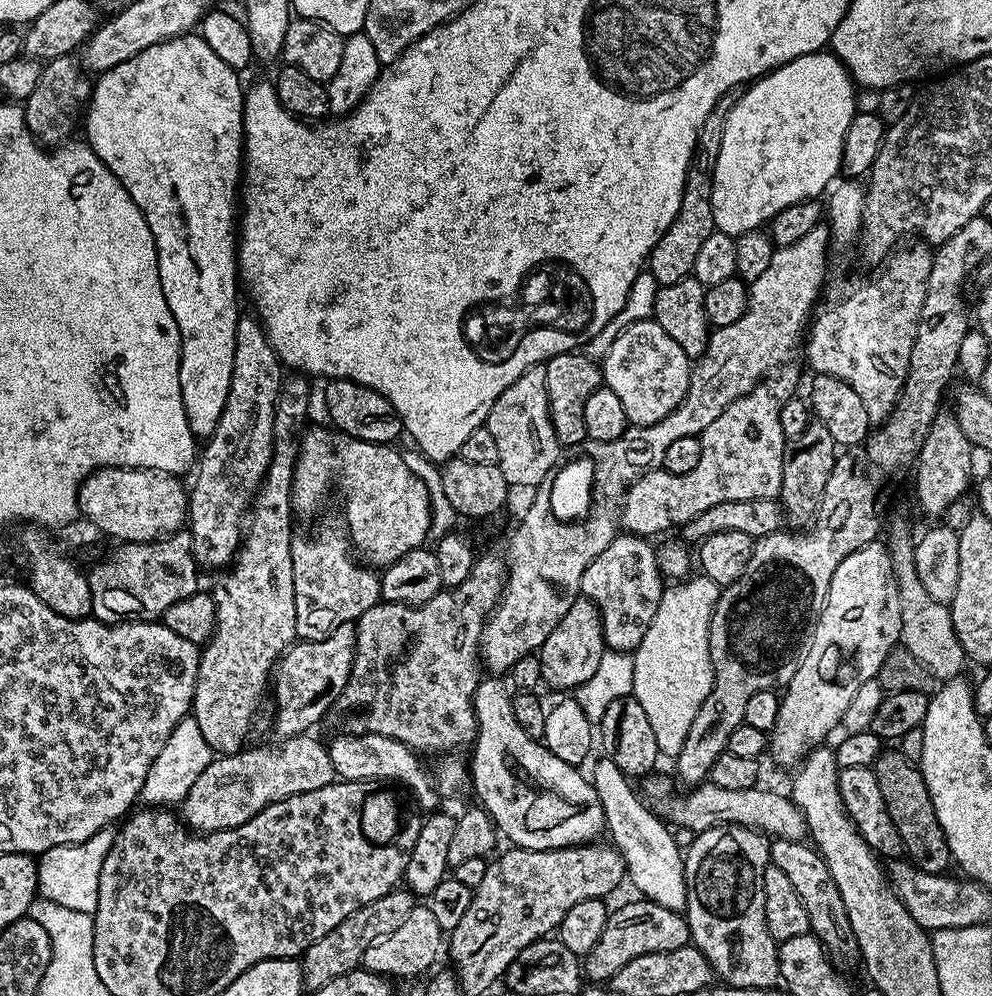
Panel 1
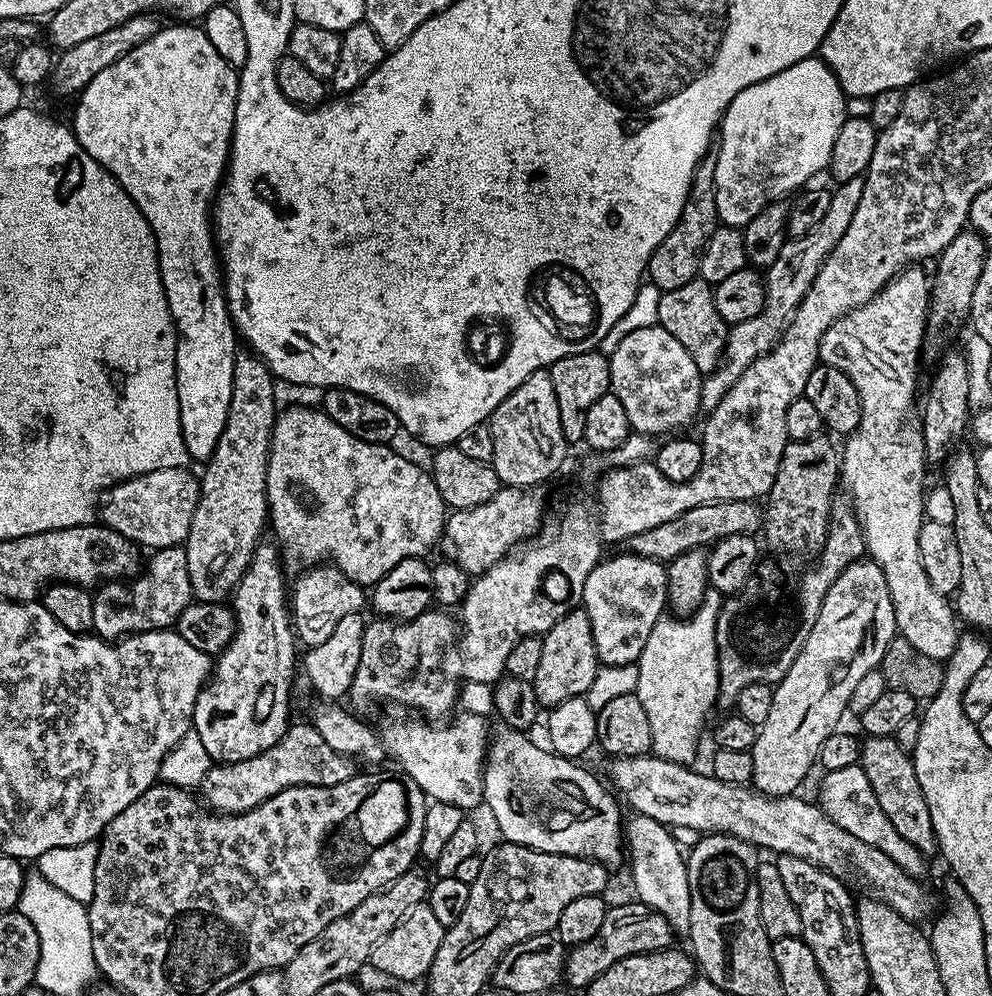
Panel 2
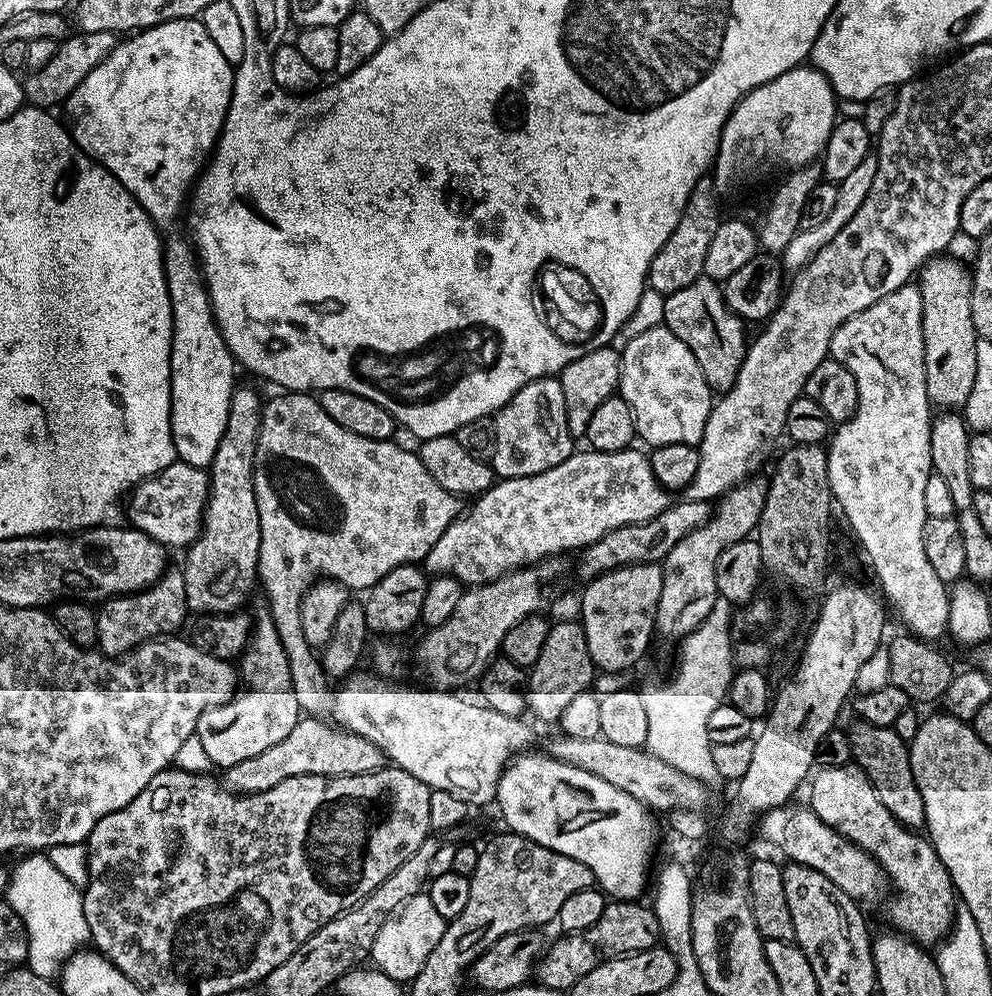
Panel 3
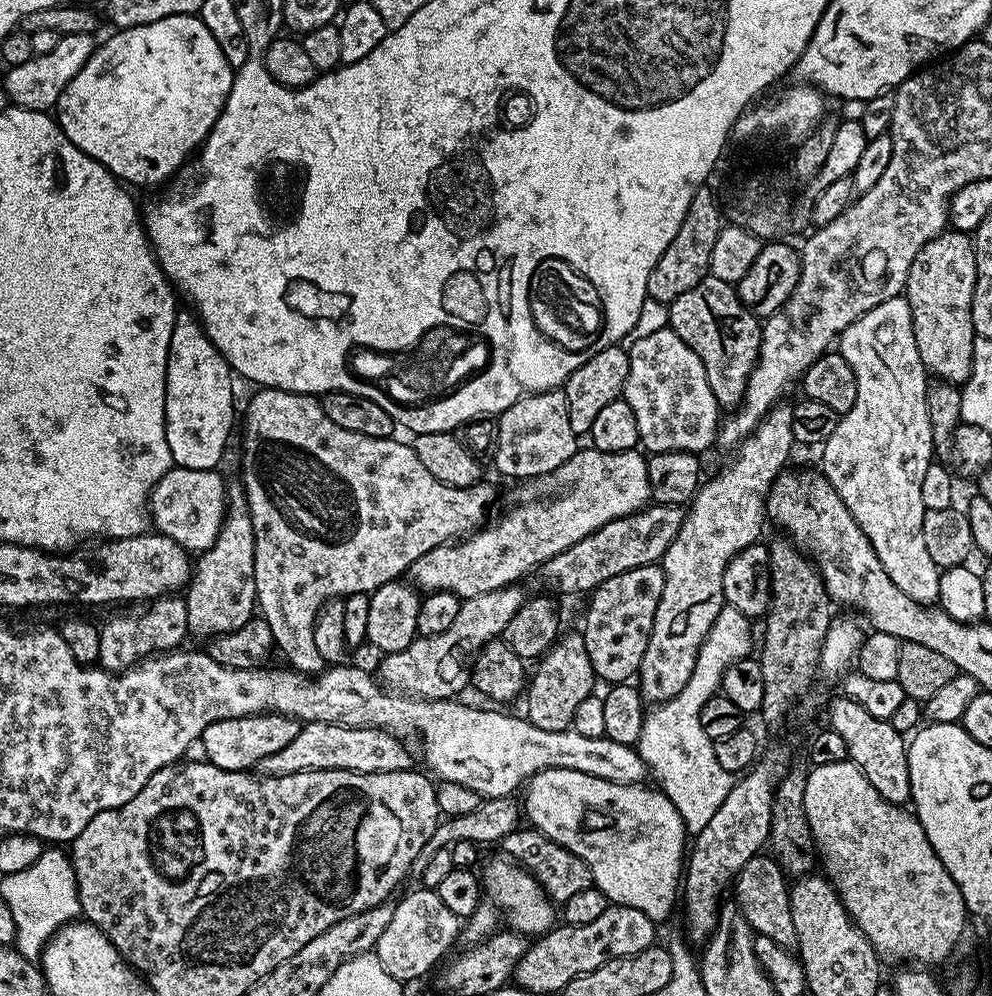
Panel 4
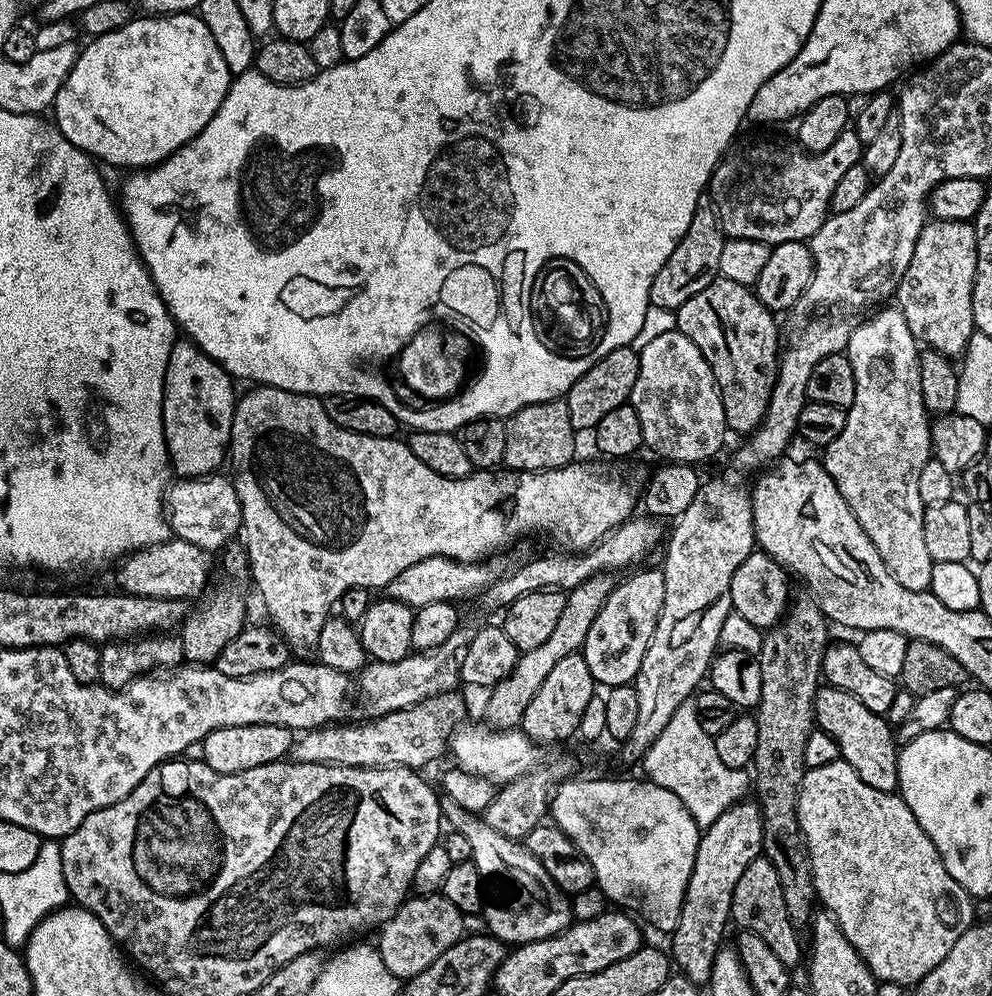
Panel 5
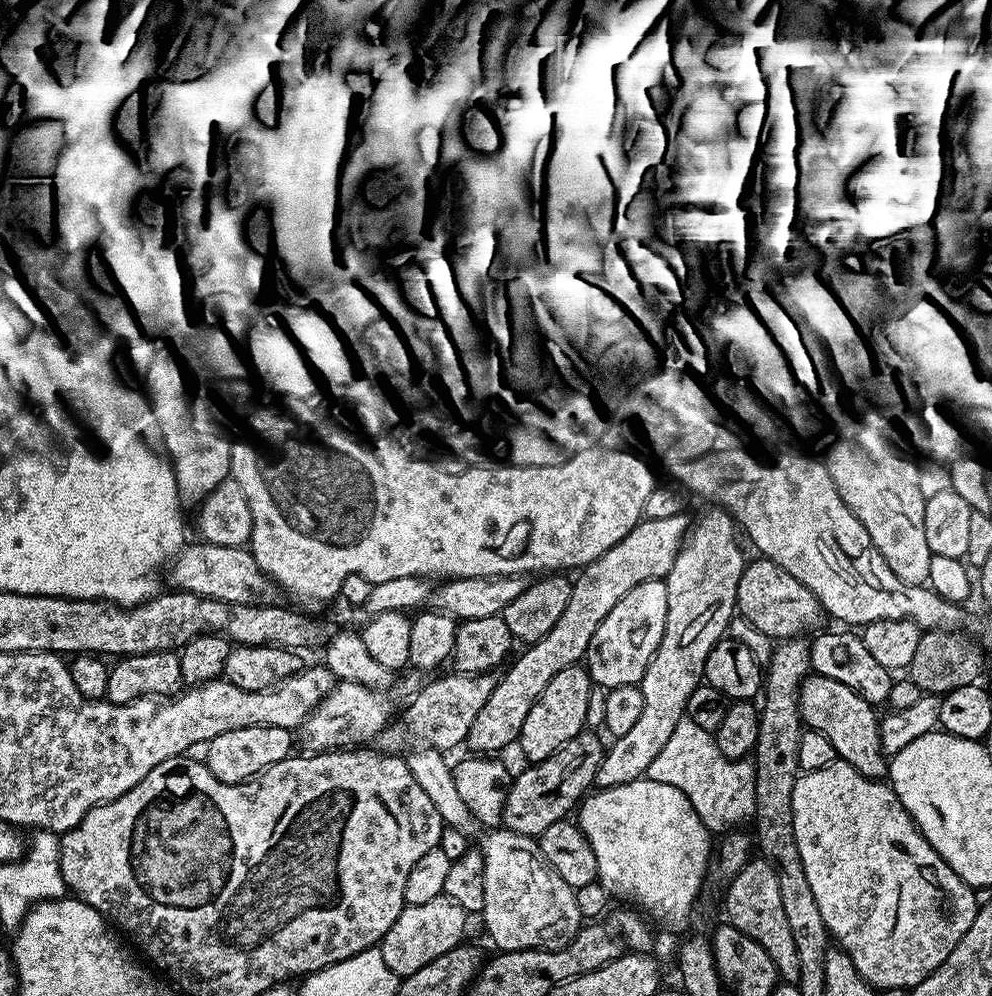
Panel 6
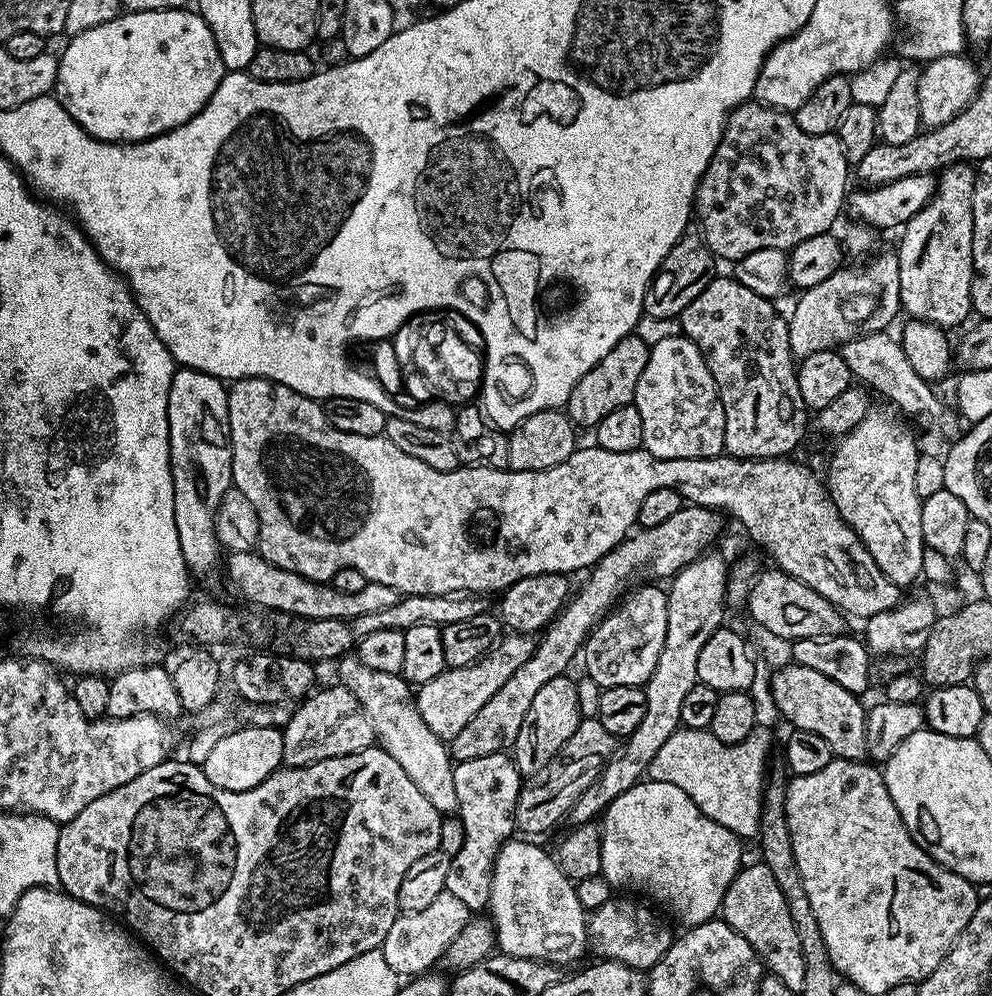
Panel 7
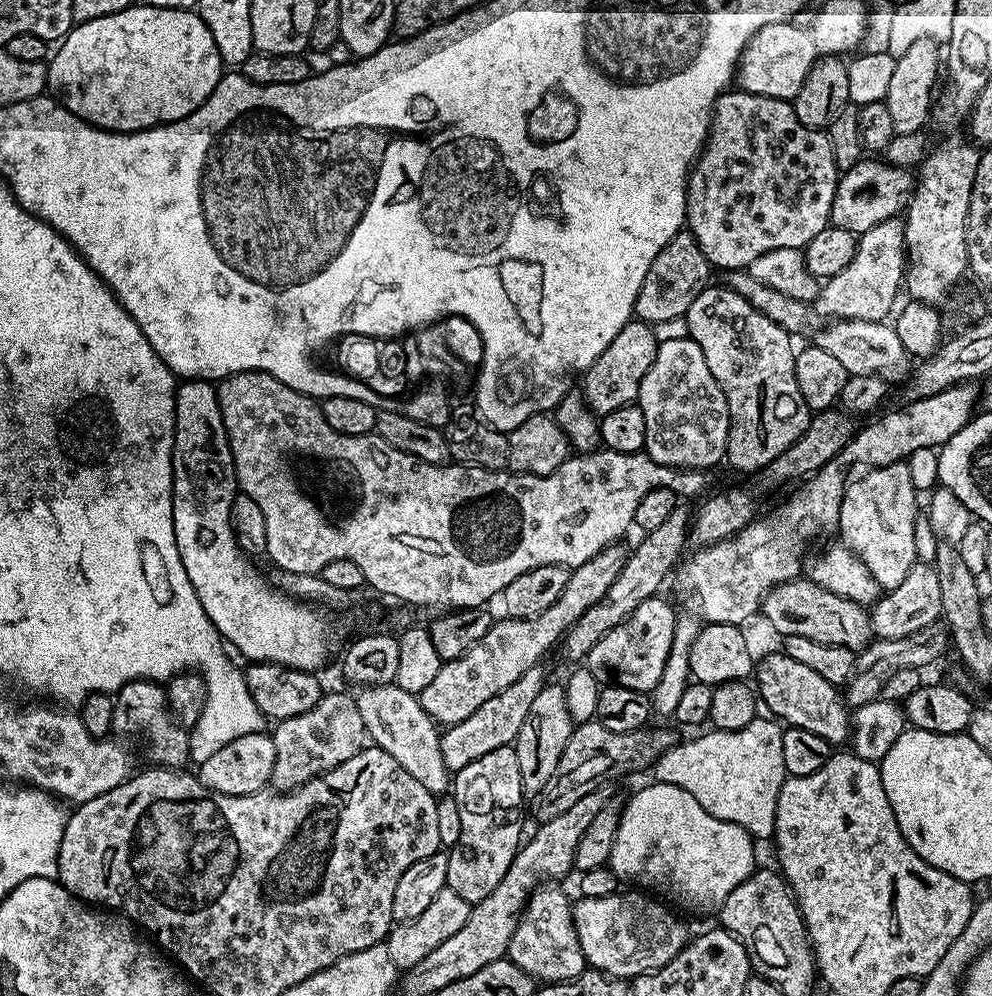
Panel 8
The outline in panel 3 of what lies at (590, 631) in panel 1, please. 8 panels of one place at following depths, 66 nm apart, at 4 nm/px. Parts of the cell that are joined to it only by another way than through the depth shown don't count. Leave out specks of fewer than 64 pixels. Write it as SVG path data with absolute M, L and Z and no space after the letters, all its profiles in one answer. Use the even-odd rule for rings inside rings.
M572 620L552 624L542 654L538 654L538 662L528 672L528 712L540 720L559 721L562 710L570 706L576 695L589 691L594 680L594 665L586 646L584 625Z

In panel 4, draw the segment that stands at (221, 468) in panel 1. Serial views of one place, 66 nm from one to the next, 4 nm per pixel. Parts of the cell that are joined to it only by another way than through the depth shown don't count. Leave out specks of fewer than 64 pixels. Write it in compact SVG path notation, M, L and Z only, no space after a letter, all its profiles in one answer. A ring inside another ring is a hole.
M229 483L228 510L224 525L218 530L218 538L212 546L195 557L192 579L183 593L188 615L188 631L193 637L221 636L238 626L250 622L256 607L256 583L254 582L254 526L250 522L250 510L246 502L243 483Z

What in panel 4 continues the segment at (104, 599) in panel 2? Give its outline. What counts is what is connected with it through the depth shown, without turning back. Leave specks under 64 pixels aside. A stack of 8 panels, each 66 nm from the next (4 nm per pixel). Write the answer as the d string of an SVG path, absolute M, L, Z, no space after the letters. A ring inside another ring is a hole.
M183 595L159 596L157 600L140 602L117 612L120 612L117 616L112 616L105 624L99 625L98 664L105 673L124 672L145 656L179 649L183 645L180 643L189 639L188 615Z

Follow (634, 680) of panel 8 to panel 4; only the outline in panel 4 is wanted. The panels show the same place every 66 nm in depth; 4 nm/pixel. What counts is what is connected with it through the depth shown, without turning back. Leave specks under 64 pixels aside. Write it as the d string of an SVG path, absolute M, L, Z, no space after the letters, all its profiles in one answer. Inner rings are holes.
M659 563L651 564L650 566L638 566L638 570L626 570L626 574L618 574L614 578L610 578L606 582L602 582L602 586L598 586L590 593L592 600L588 604L588 613L584 616L584 628L582 627L582 635L586 642L586 654L590 654L590 666L596 672L597 677L601 681L605 680L605 685L611 686L614 684L623 684L631 681L633 677L640 671L640 663L646 654L646 646L650 638L650 630L654 626L654 614L658 610L658 602L662 598L662 586L664 585L664 569Z

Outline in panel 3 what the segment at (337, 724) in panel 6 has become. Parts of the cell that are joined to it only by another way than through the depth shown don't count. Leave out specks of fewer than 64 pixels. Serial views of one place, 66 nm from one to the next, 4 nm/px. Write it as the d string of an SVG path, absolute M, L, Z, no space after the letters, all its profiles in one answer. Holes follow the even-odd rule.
M549 558L542 560L538 564L508 572L497 580L492 580L489 584L472 586L464 591L458 602L458 607L454 609L454 614L450 614L450 618L442 626L427 629L423 633L425 636L420 645L416 648L417 658L424 660L425 666L428 667L429 678L436 683L433 685L440 690L460 690L463 684L468 684L471 680L472 683L479 681L480 677L484 675L484 671L488 669L489 664L497 659L506 634L510 634L510 630L514 630L514 626L521 624L527 616L543 613L545 611L544 607L551 602L552 591L555 590L556 584L548 576L556 576L560 572L562 579L568 580L571 578L572 572L568 569L568 564L564 560L567 559Z

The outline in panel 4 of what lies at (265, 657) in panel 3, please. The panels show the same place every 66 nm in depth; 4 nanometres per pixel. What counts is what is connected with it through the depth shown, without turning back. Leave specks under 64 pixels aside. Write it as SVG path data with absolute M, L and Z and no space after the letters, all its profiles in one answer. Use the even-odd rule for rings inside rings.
M261 712L254 716L242 718L226 718L210 722L200 735L202 746L206 746L206 761L222 770L246 772L255 769L262 758L270 758L270 754L278 754L285 746L298 738L302 724L299 720L291 720L288 716L280 716L277 712Z

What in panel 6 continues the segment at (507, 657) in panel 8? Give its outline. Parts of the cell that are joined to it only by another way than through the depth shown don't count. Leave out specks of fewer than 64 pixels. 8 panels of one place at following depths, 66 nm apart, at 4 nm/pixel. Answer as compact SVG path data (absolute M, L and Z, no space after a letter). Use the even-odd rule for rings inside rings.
M451 674L452 676L440 676L437 680L432 680L412 701L408 704L408 709L404 712L404 728L416 740L421 740L421 745L434 748L437 752L445 754L451 753L451 748L456 748L465 743L468 739L468 731L478 718L478 710L486 706L486 698L496 689L497 677L492 674L482 676L462 676Z

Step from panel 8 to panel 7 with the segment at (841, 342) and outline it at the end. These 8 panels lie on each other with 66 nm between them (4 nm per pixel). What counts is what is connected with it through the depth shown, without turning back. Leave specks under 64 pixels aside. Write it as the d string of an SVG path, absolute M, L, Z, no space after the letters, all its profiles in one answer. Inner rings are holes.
M882 331L855 336L853 340L839 345L838 351L846 366L850 366L853 377L861 385L872 390L877 388L890 403L897 404L908 416L925 416L936 424L946 423L948 412L944 409L943 402L932 393L933 385L927 380L918 378L914 366L910 366L910 361L906 359L899 339L895 335L888 335L892 334Z

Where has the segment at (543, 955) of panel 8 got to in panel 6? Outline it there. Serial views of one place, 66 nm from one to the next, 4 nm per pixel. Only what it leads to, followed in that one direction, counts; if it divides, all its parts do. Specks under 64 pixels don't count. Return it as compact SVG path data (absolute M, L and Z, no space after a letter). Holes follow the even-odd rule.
M496 826L484 840L484 928L502 952L531 948L559 948L576 937L582 917L576 889L570 887L540 853L539 843L503 826Z

